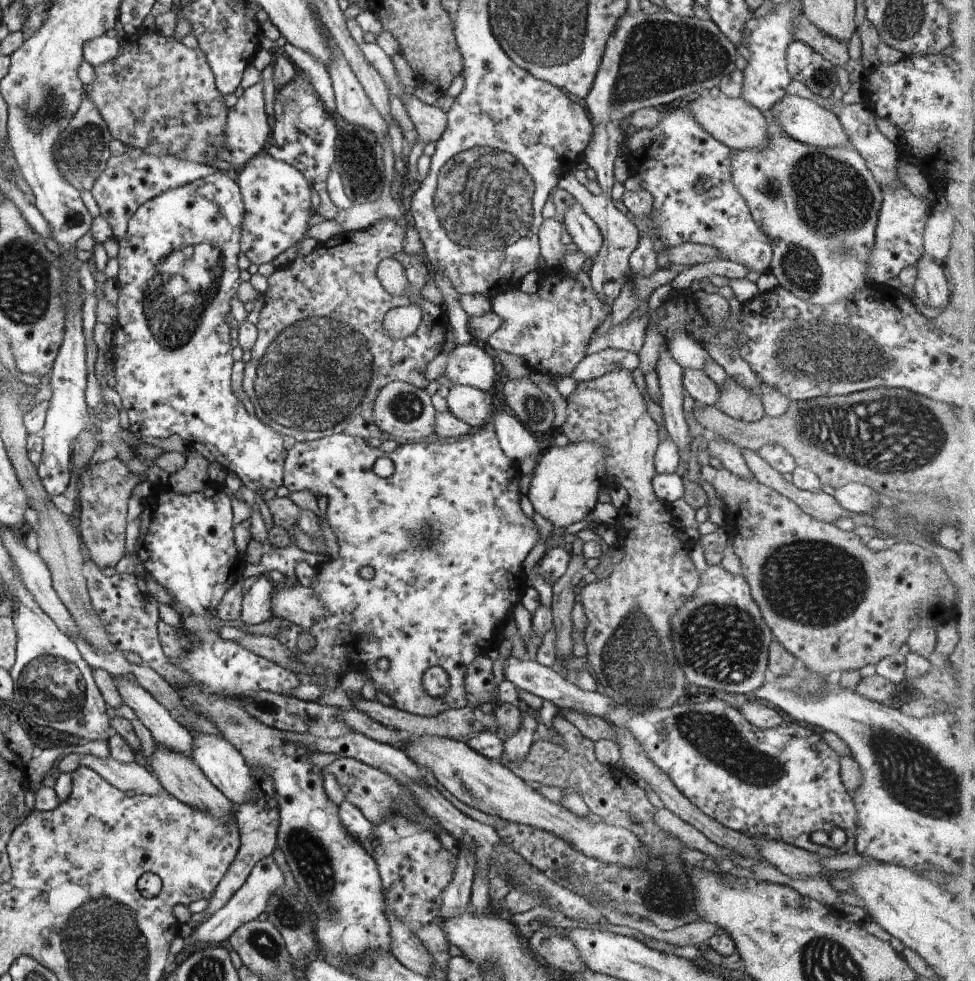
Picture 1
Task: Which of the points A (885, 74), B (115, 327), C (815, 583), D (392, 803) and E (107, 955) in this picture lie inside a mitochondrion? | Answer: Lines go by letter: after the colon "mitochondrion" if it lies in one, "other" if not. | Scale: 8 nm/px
A: other
B: other
C: mitochondrion
D: mitochondrion
E: mitochondrion

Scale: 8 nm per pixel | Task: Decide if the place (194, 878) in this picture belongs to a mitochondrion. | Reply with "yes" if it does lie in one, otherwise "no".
no

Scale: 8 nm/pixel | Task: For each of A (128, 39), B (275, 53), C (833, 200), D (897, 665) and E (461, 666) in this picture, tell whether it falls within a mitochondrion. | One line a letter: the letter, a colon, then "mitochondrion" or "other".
A: other
B: other
C: mitochondrion
D: other
E: other

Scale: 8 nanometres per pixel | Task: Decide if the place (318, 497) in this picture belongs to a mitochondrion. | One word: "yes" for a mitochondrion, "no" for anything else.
no

